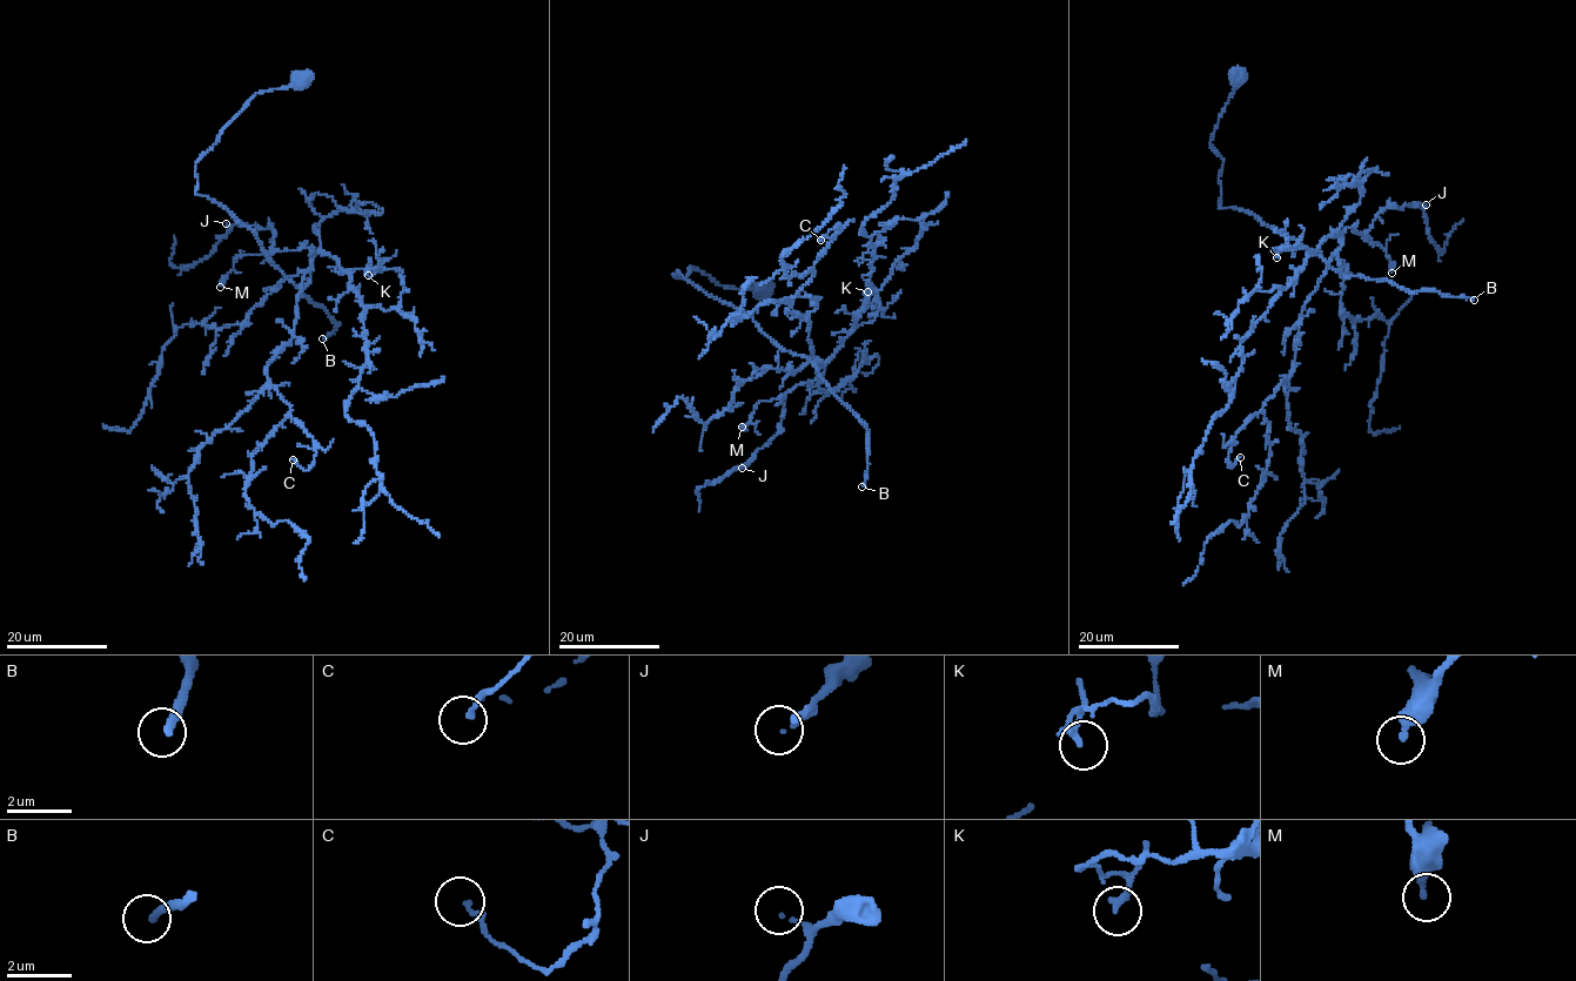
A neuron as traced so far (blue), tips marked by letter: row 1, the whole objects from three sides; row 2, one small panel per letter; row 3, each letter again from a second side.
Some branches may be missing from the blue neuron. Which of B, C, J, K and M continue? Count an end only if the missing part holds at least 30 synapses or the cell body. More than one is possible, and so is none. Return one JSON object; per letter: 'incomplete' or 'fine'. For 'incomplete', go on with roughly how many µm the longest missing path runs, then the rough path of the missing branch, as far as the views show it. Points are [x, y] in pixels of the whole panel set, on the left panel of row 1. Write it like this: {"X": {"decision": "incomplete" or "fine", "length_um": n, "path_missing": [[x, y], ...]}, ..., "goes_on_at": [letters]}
{"B": {"decision": "incomplete", "length_um": 250}, "C": {"decision": "fine"}, "J": {"decision": "fine"}, "K": {"decision": "fine"}, "M": {"decision": "fine"}, "goes_on_at": ["B"]}

